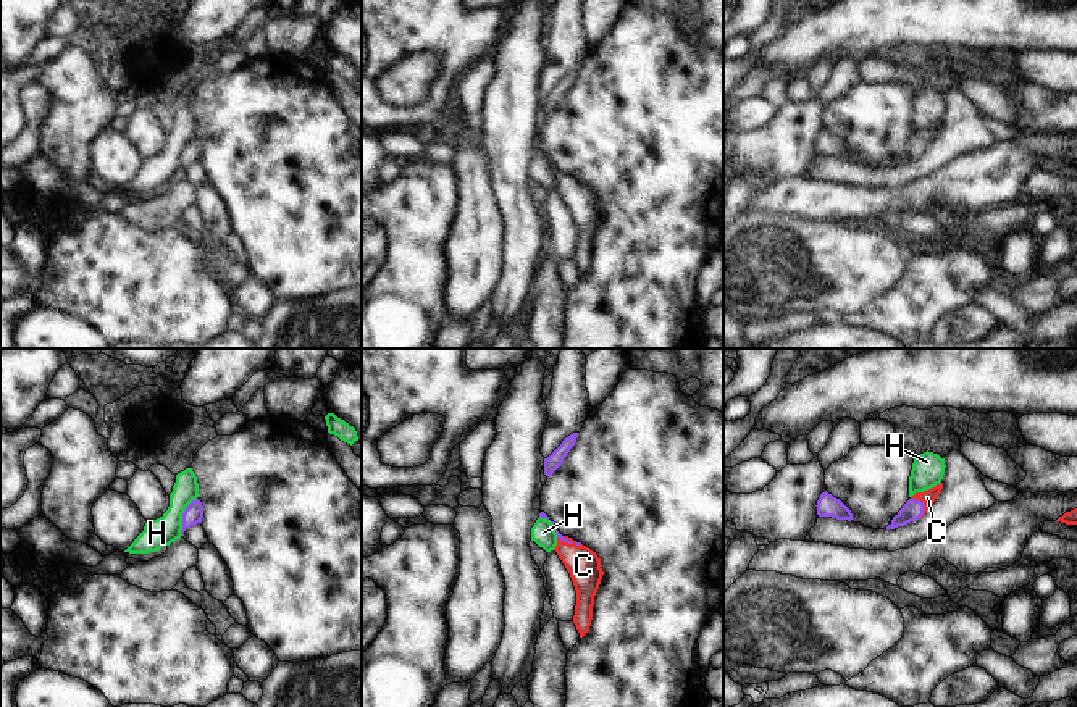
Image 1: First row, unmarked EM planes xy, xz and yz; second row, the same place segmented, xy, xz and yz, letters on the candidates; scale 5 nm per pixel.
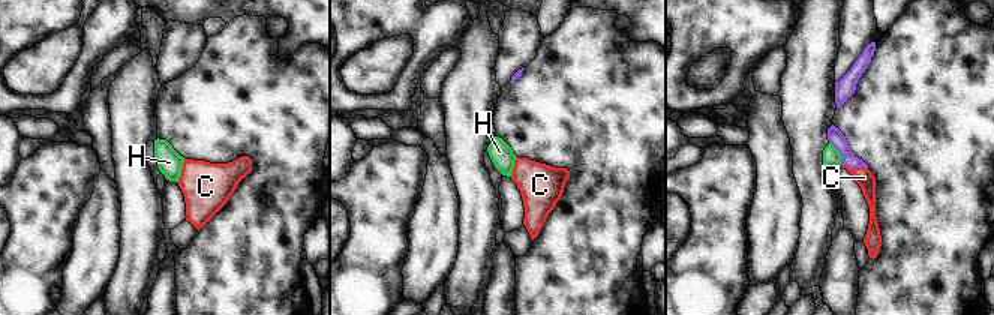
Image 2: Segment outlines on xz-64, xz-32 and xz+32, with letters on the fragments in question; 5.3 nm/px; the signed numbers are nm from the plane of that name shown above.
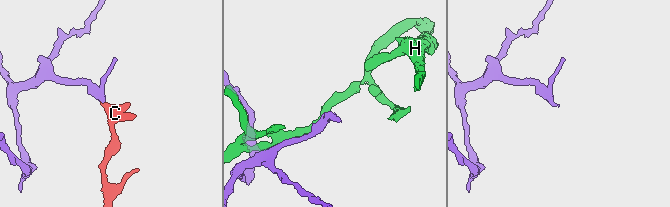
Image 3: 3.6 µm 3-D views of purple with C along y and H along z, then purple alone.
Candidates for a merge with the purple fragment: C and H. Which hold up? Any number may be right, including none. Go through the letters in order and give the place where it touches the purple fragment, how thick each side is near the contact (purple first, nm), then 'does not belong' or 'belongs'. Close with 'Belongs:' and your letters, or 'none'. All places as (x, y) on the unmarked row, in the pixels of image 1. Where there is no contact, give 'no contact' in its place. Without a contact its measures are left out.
C: yz (924, 144) | 100/70 nm | belongs
H: xy (183, 154) | 100/140 nm | does not belong
Belongs: C

